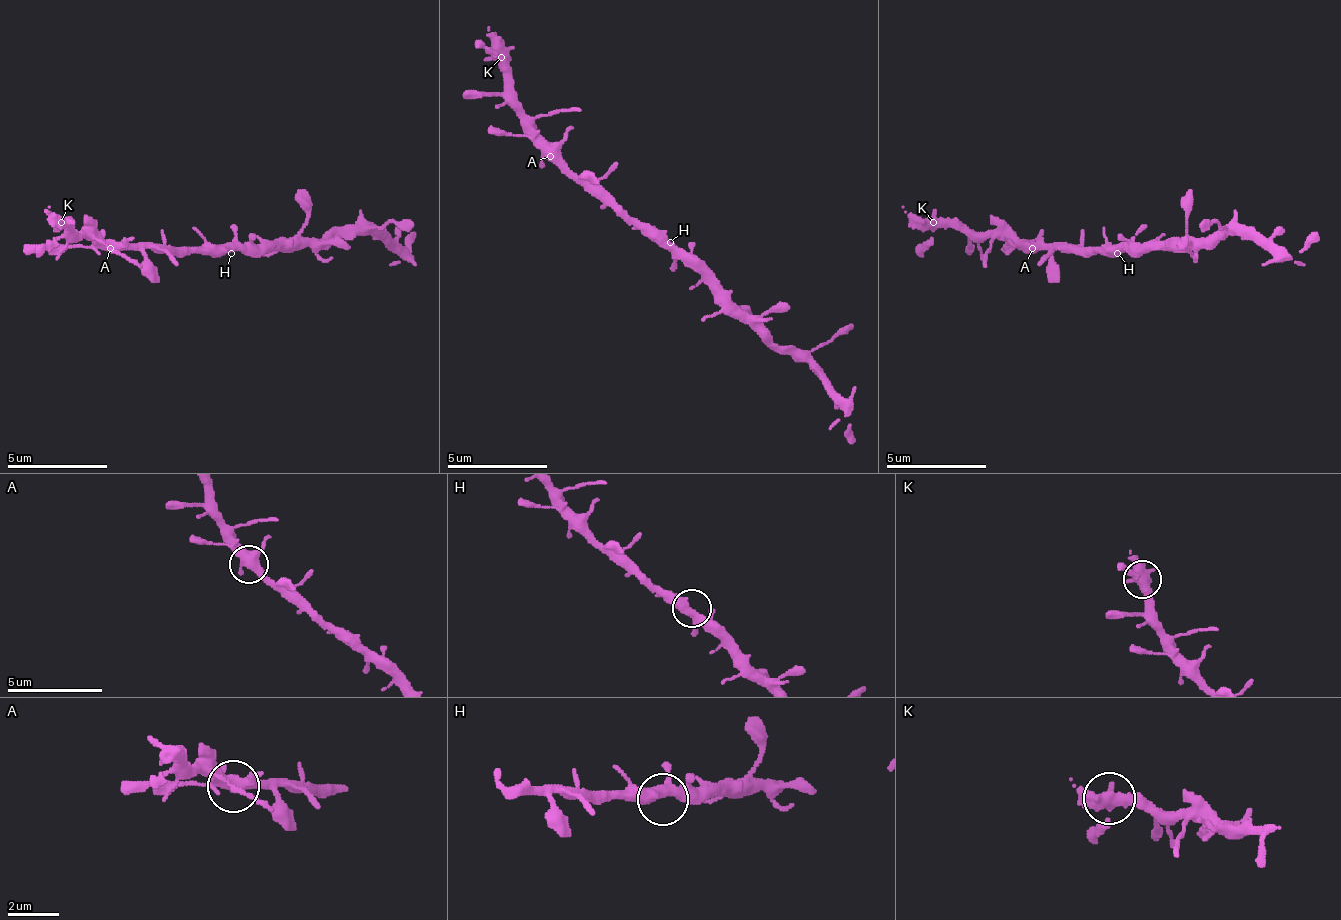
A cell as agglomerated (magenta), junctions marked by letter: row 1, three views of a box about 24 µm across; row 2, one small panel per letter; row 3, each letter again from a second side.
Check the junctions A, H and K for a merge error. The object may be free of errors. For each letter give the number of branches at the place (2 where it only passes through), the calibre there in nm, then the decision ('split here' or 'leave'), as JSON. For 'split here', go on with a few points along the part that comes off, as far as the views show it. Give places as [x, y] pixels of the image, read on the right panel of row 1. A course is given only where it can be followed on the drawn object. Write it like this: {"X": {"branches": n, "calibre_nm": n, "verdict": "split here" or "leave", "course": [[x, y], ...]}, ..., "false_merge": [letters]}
{"A": {"branches": 3, "calibre_nm": 440, "verdict": "leave"}, "H": {"branches": 3, "calibre_nm": 400, "verdict": "leave"}, "K": {"branches": 3, "calibre_nm": 440, "verdict": "leave"}, "false_merge": []}

